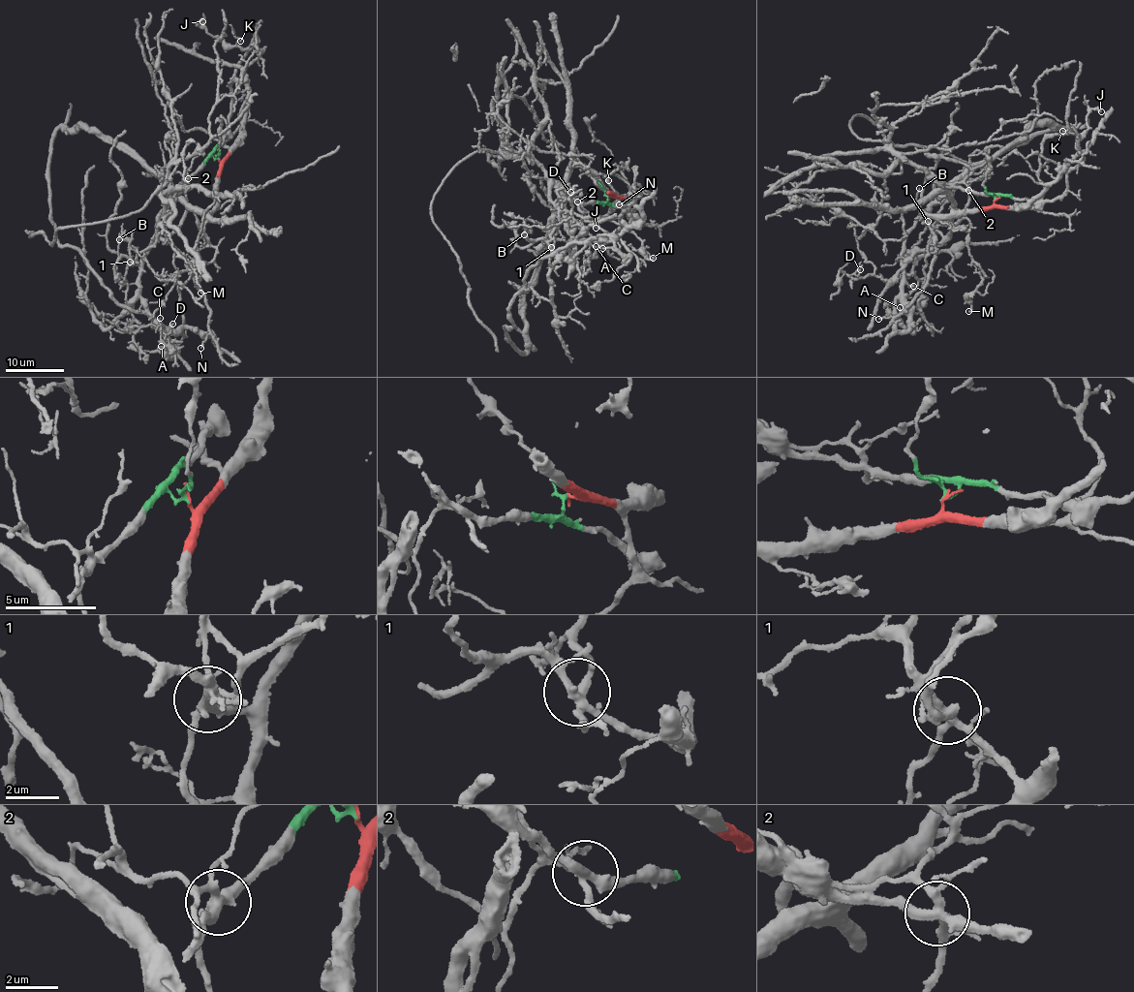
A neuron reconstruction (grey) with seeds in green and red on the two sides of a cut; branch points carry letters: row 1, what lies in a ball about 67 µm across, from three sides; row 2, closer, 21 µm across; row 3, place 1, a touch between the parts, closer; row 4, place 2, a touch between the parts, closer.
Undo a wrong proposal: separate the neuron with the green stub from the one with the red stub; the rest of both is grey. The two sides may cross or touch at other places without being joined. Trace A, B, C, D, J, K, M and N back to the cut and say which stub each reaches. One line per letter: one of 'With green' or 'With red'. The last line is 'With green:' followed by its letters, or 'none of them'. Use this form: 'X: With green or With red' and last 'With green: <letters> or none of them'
A: With red
B: With red
C: With red
D: With red
J: With green
K: With green
M: With red
N: With green
With green: J, K, N

